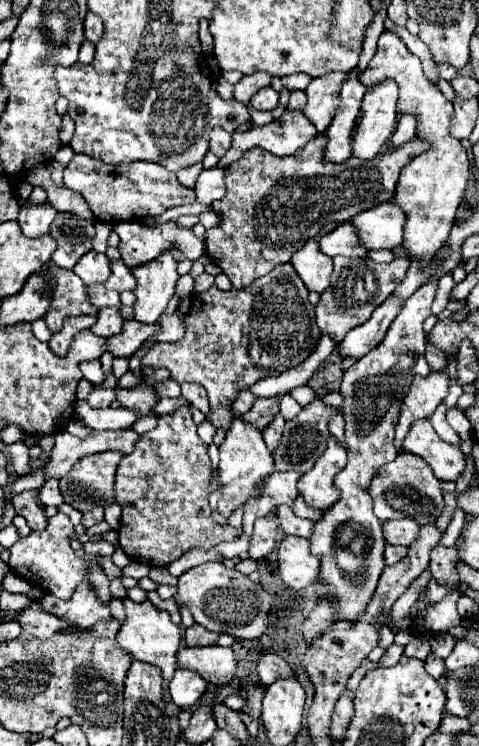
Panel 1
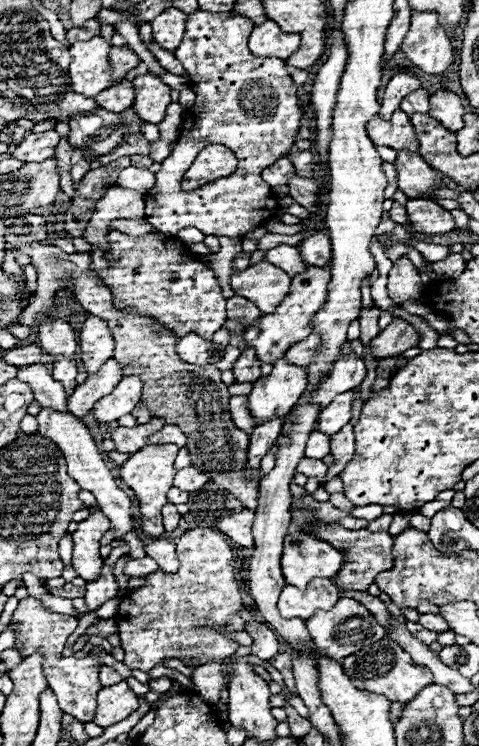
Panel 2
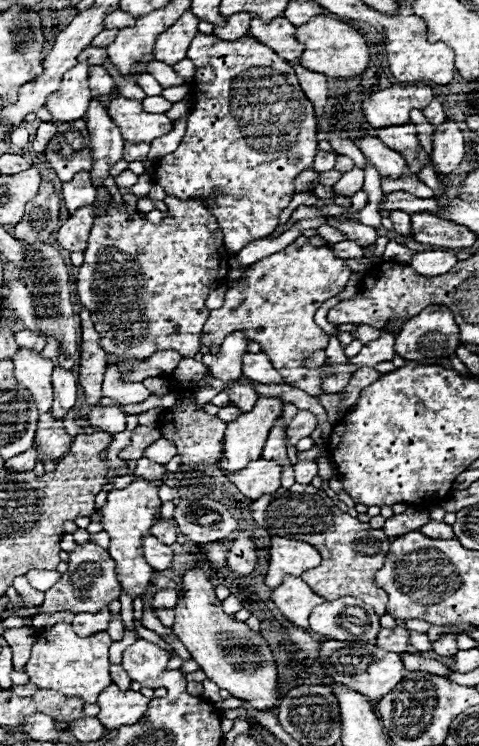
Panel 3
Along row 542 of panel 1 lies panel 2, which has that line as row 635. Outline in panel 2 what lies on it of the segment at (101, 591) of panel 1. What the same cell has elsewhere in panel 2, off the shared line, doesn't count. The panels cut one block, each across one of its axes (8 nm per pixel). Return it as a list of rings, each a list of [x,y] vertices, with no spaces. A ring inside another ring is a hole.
[[[28,596],[28,598],[20,600],[16,612],[12,614],[12,622],[14,622],[14,628],[16,628],[16,644],[20,644],[18,646],[20,654],[30,656],[30,654],[42,652],[42,656],[44,656],[44,666],[42,666],[44,676],[48,680],[48,686],[54,690],[62,712],[74,716],[80,722],[92,722],[94,720],[94,710],[96,710],[96,696],[102,690],[98,672],[100,672],[100,666],[104,662],[94,658],[92,654],[88,654],[86,658],[64,656],[66,640],[78,624],[76,618],[52,612],[46,606],[42,606],[42,602]]]

